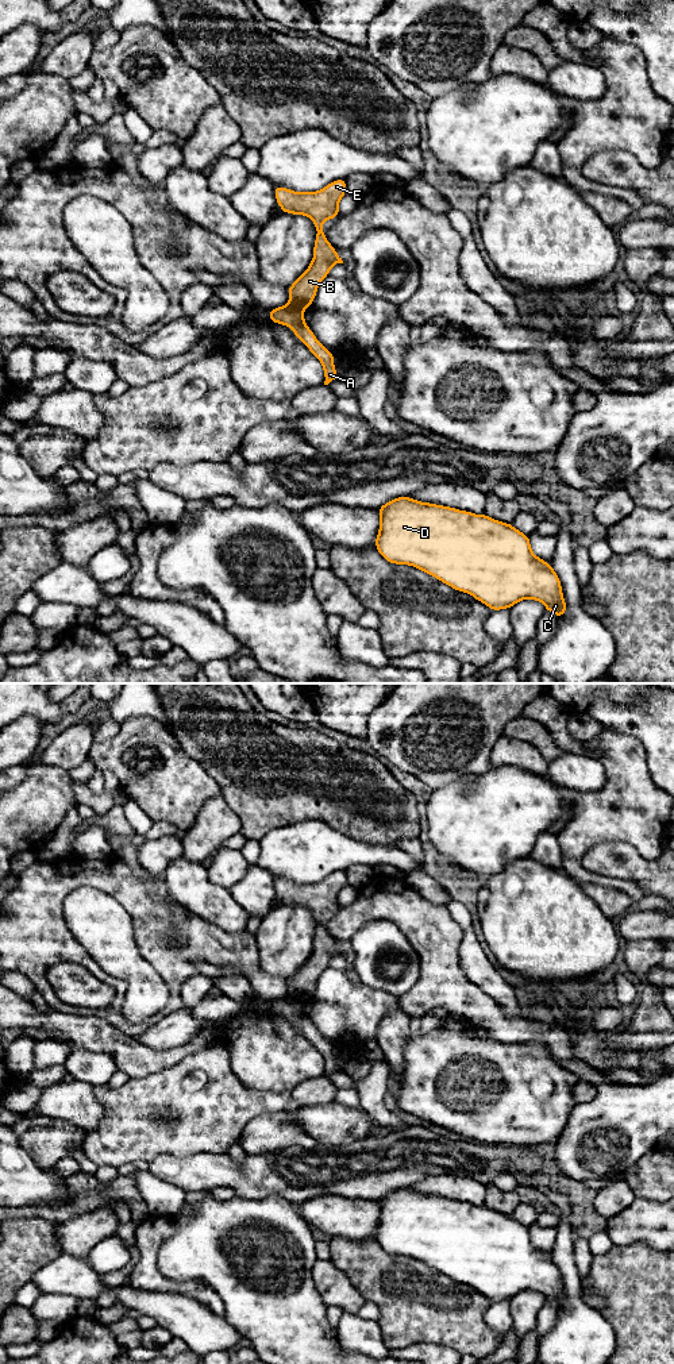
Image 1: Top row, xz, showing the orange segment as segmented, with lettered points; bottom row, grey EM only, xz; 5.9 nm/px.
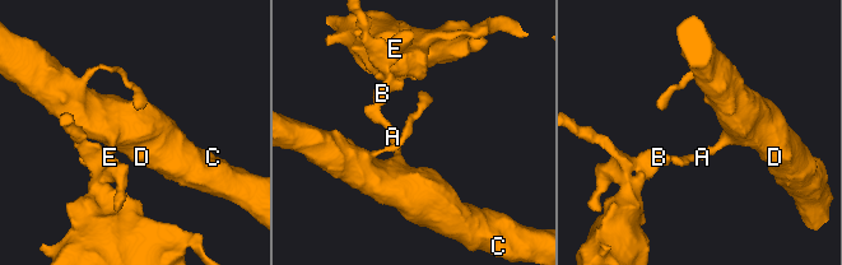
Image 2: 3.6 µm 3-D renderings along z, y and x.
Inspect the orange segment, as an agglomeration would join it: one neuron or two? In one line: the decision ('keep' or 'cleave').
cleave

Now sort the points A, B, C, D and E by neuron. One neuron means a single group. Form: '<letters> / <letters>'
A C D / B E

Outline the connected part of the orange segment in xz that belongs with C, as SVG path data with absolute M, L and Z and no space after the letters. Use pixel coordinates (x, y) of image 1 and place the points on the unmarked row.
M401 1187L377 1201L380 1221L375 1240L393 1256L409 1256L457 1283L465 1283L494 1302L511 1301L519 1292L531 1290L542 1294L556 1311L567 1302L562 1276L551 1253L532 1244L529 1228L512 1215L486 1206L475 1206Z

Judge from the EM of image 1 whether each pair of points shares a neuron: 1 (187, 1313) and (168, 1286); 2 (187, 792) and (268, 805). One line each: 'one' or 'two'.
1: two
2: two

